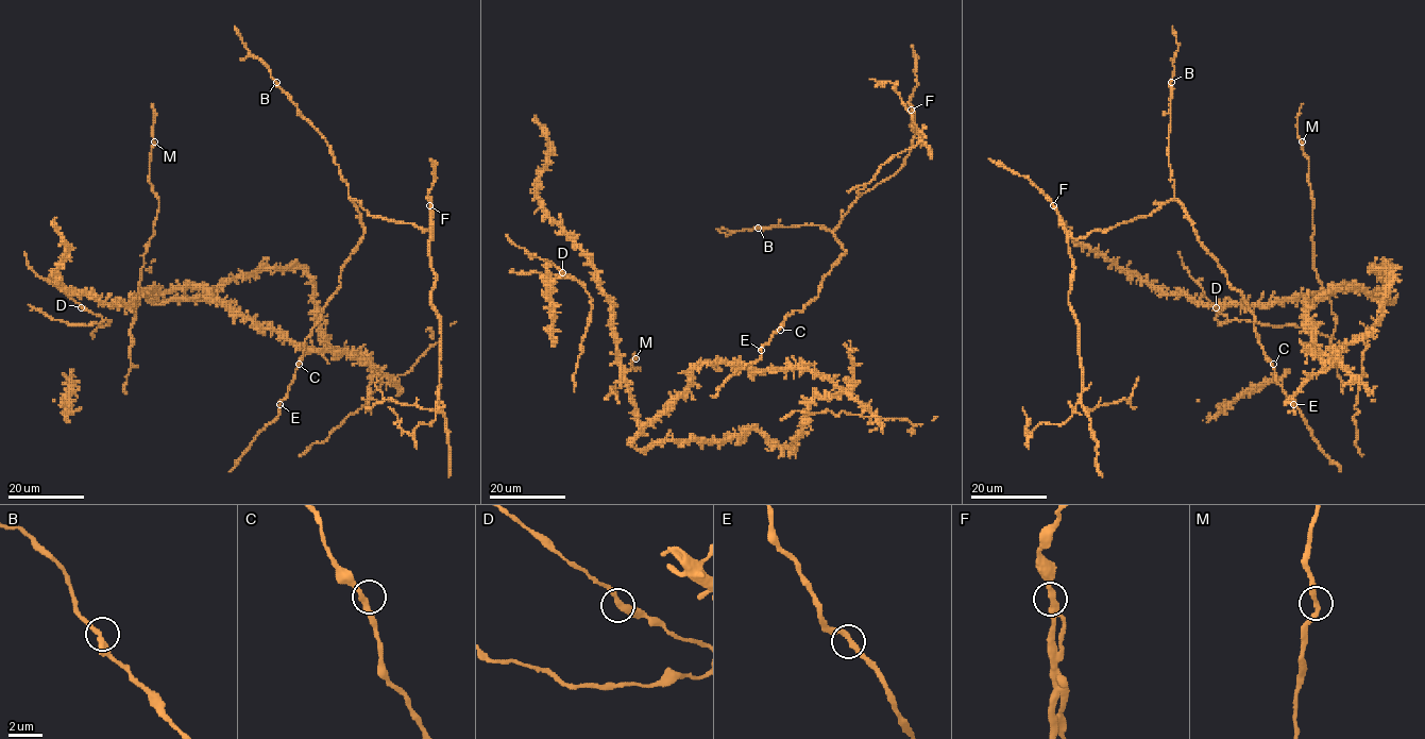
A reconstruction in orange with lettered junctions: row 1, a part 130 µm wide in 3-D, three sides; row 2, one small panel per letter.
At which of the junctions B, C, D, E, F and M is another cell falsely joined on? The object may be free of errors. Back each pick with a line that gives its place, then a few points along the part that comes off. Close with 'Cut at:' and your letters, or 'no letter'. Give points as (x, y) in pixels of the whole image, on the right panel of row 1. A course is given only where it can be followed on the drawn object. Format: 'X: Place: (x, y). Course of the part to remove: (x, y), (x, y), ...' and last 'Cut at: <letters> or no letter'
F: Place: (1053, 205). Course of the part to remove: (1052, 204), (1073, 265), (1069, 304), (1078, 328), (1081, 398), (1065, 422), (1042, 422), (1029, 438), (1022, 406)
Cut at: F

